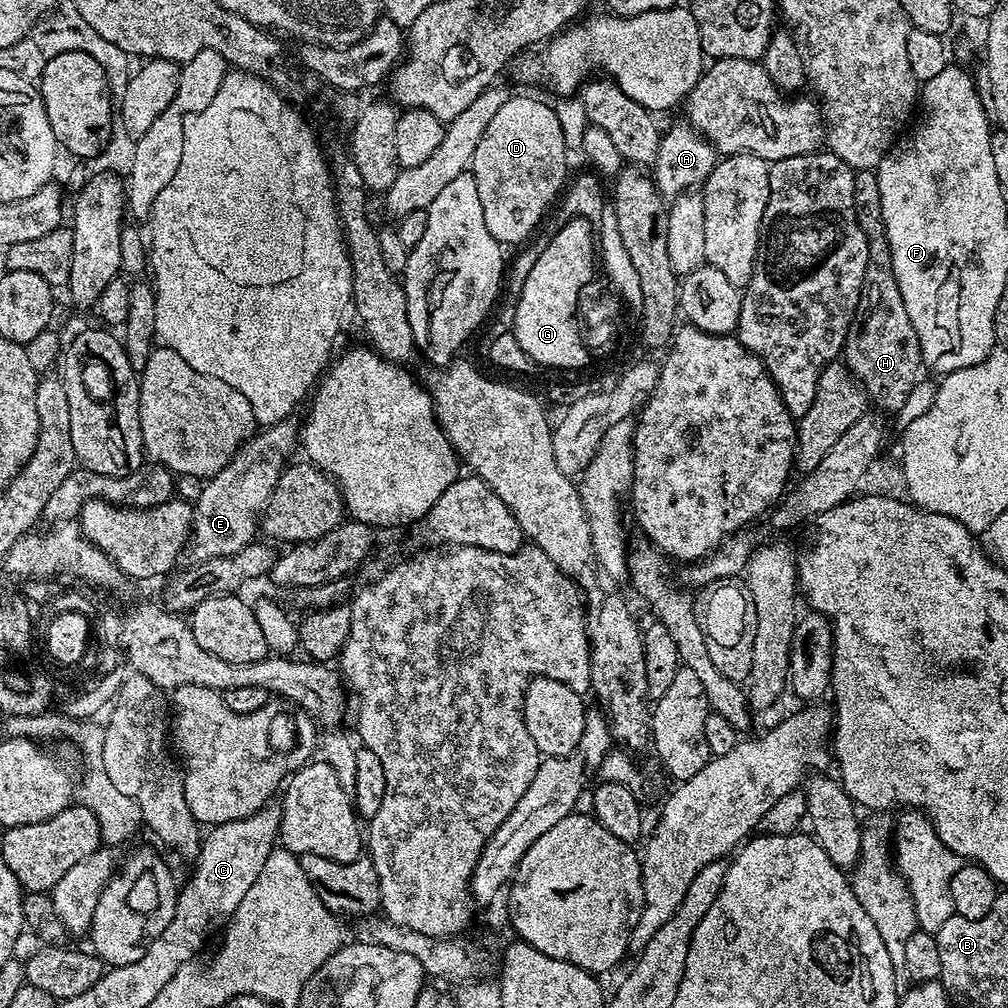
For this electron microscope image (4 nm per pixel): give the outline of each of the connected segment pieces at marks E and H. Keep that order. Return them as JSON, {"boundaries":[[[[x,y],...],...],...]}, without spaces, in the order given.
{"boundaries":[[[[286,419],[257,431],[251,438],[245,439],[226,467],[218,470],[218,474],[207,477],[192,510],[190,552],[197,556],[197,561],[222,559],[223,556],[238,554],[243,547],[257,539],[261,513],[268,504],[270,494],[274,494],[274,486],[286,467],[284,456],[290,455],[292,447],[297,447],[298,444],[298,428],[292,423],[291,419]]],[[[875,171],[856,172],[854,202],[858,226],[862,226],[862,234],[866,234],[868,243],[868,265],[854,330],[844,340],[842,363],[859,380],[869,401],[881,408],[881,413],[895,414],[921,379],[920,343],[918,334],[914,334],[910,314],[906,314],[906,302],[902,302],[902,290],[898,290],[898,278],[894,278],[894,262],[882,222],[882,202]]]]}

